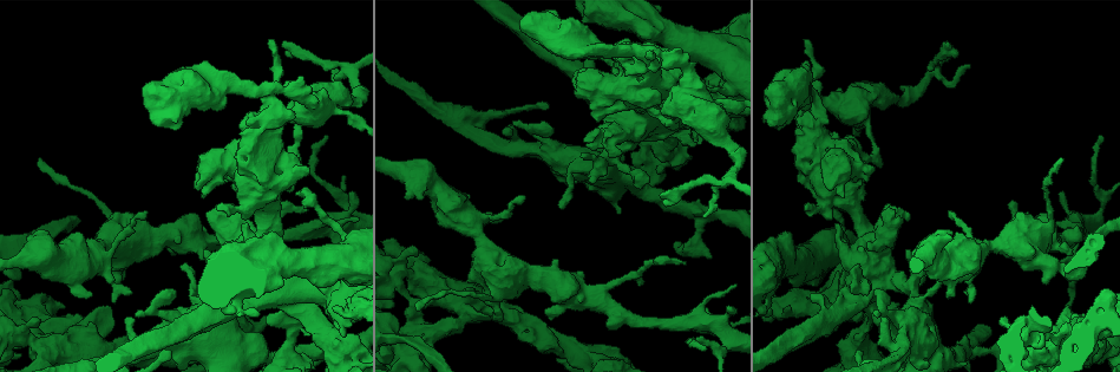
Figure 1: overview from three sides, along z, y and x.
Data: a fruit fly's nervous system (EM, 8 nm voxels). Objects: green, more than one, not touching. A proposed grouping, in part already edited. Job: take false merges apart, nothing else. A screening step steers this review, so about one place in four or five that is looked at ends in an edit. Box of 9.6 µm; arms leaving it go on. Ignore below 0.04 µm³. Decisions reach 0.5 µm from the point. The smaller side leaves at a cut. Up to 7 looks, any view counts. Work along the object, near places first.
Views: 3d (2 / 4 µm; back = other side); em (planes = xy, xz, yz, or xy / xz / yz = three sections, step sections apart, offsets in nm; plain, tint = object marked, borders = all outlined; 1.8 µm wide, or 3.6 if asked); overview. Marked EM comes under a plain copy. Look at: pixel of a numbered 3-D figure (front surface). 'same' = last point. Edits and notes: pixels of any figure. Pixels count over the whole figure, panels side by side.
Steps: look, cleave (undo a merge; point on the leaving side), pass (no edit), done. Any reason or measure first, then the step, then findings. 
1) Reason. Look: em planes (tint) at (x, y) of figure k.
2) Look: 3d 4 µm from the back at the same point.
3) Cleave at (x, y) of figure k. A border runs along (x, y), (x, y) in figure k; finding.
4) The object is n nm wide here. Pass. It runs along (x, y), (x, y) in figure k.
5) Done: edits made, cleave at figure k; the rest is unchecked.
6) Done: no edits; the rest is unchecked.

Two arms in line, one across. Look: em planes (tint) at (304, 310) of figure 1.

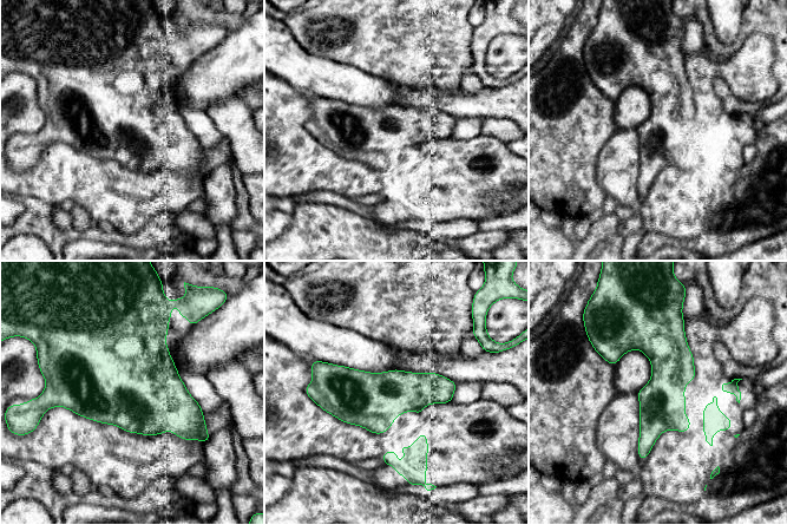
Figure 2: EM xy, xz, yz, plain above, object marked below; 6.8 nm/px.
Pass. It runs along (655, 322), (662, 406), (642, 457) in figure 2; continuous, no second neuron.

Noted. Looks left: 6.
Sharp bend. Look: em 3.6 µm yz step 8 (tint) at (587, 167) of figure 1.

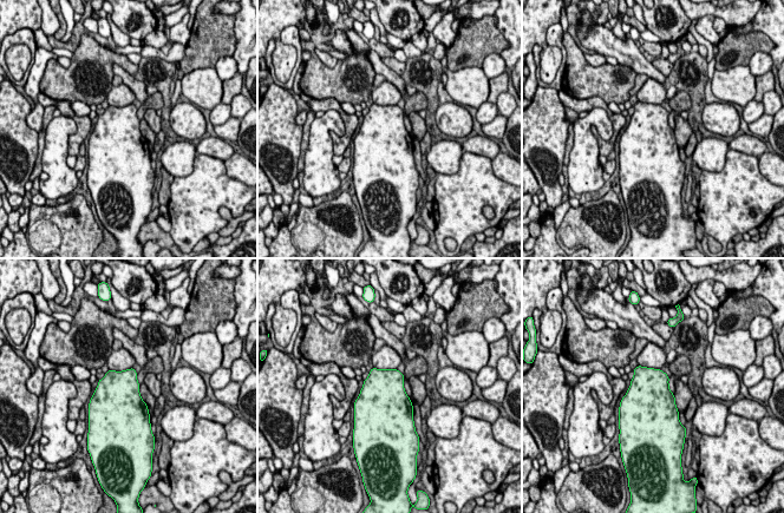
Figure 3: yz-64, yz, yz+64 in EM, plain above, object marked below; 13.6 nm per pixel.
Another direction. Look: em 3.6 µm planes (tint) at the same point.

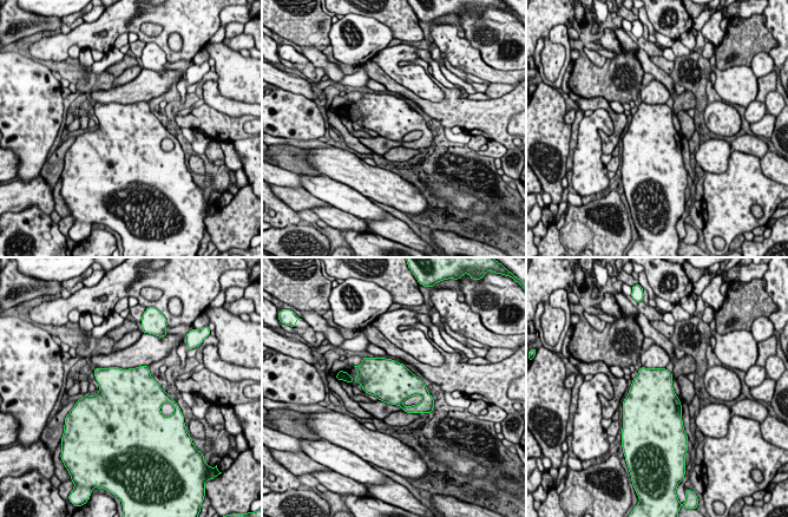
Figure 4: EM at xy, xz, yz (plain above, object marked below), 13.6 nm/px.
Pass. One neuron here.

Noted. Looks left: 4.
Abrupt turn. Look: 3d 4 µm from the back at (586, 354) of figure 1.

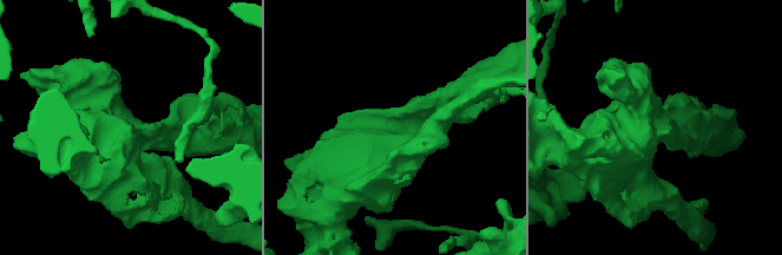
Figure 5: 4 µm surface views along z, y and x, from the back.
Now the EM. Look: em 3.6 µm yz step 8 (tint) at (132, 128) of figure 5.

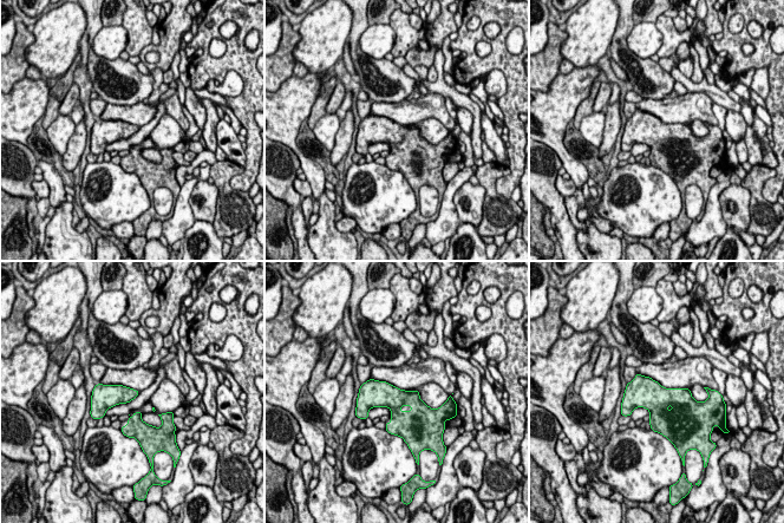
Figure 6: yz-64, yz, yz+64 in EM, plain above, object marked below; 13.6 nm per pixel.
Look: em 3.6 µm xy step 8 (borders) at the same point.

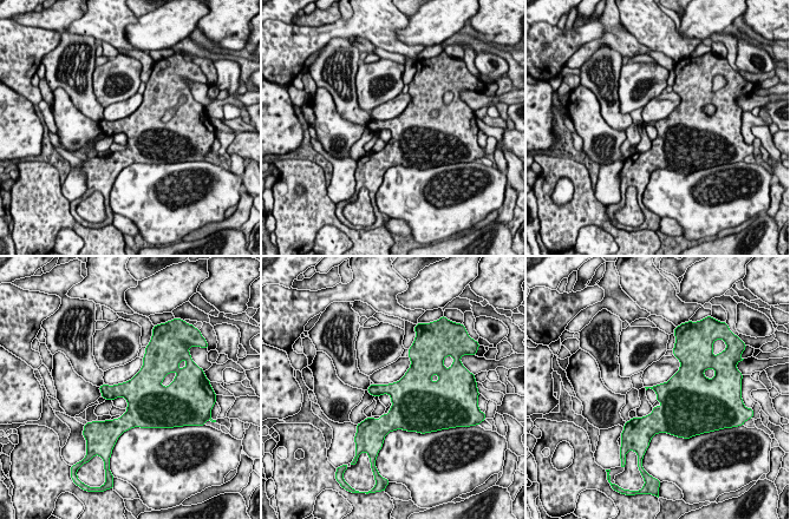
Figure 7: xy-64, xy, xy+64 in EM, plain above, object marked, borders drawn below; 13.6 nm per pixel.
Pass. One neuron here.

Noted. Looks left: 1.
Done: no edits; the rest is unchecked.

